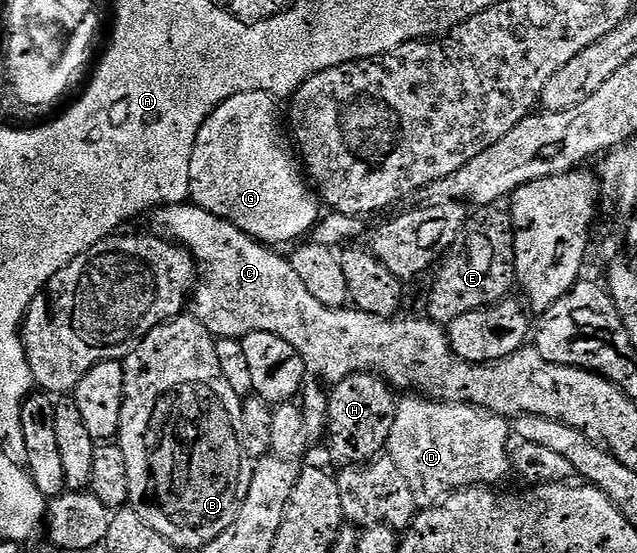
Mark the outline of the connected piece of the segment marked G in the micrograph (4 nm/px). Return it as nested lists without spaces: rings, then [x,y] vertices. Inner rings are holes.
[[[247,94],[244,96],[231,96],[229,100],[225,100],[220,106],[216,106],[214,108],[214,111],[210,113],[209,116],[206,117],[206,121],[202,123],[202,127],[198,130],[198,137],[194,140],[194,152],[190,156],[190,200],[193,201],[193,203],[197,204],[198,207],[203,208],[205,212],[211,212],[213,216],[218,216],[221,218],[221,220],[227,220],[230,224],[235,224],[238,229],[240,229],[242,232],[247,232],[249,236],[253,236],[255,240],[259,242],[265,242],[267,245],[270,246],[278,246],[274,244],[286,244],[289,242],[289,240],[297,241],[299,238],[297,236],[302,236],[311,231],[317,225],[319,219],[320,219],[320,211],[318,212],[318,208],[320,209],[320,200],[319,197],[316,195],[315,189],[311,187],[311,185],[308,183],[305,176],[302,175],[301,171],[296,170],[296,164],[295,161],[292,159],[291,153],[288,151],[288,144],[287,141],[284,139],[284,132],[283,129],[280,127],[280,116],[278,113],[278,116],[276,113],[274,113],[274,108],[276,108],[275,101],[271,100],[268,96],[255,96],[253,94]]]

